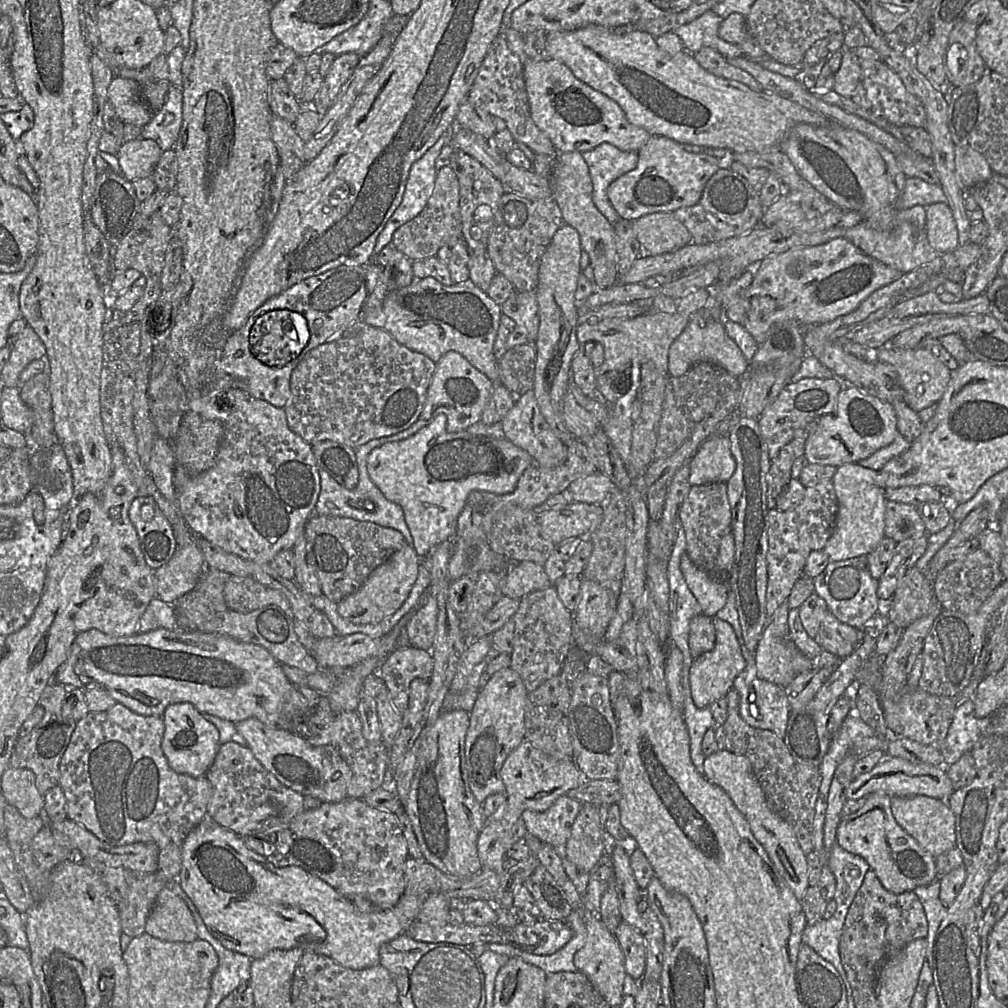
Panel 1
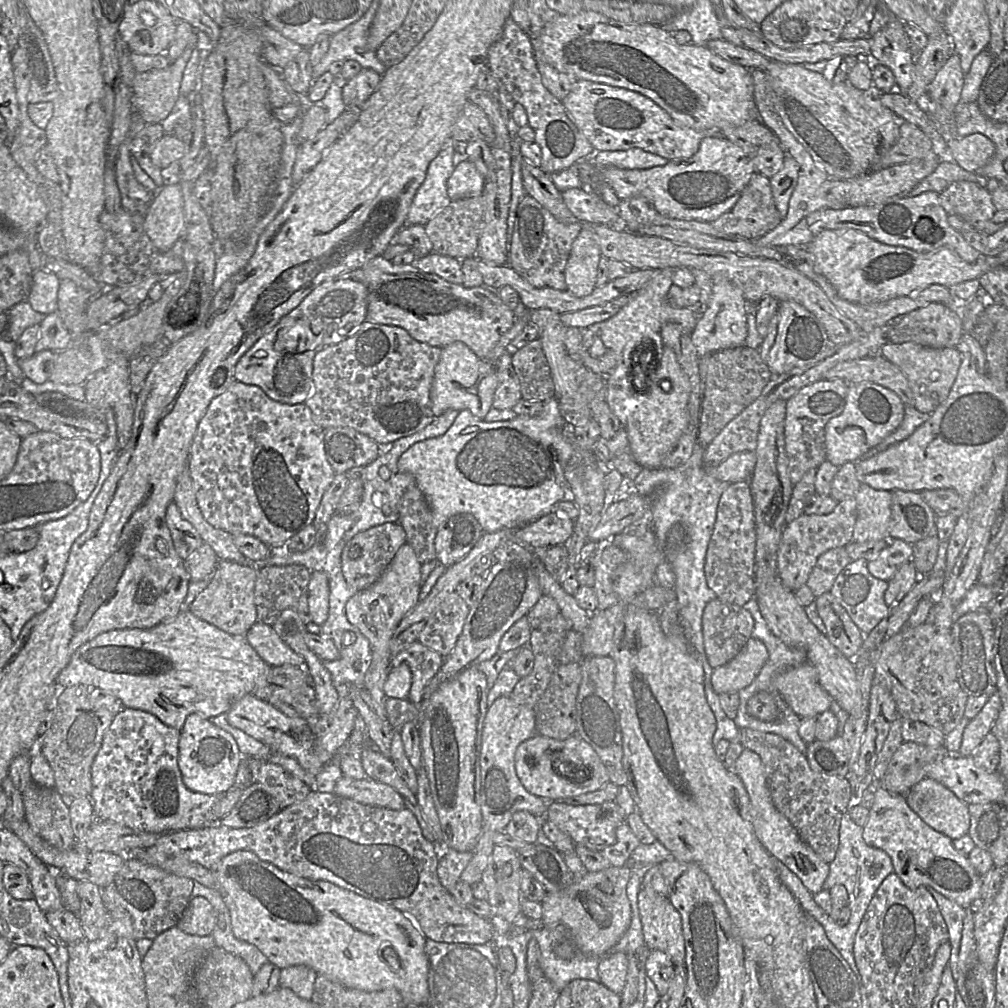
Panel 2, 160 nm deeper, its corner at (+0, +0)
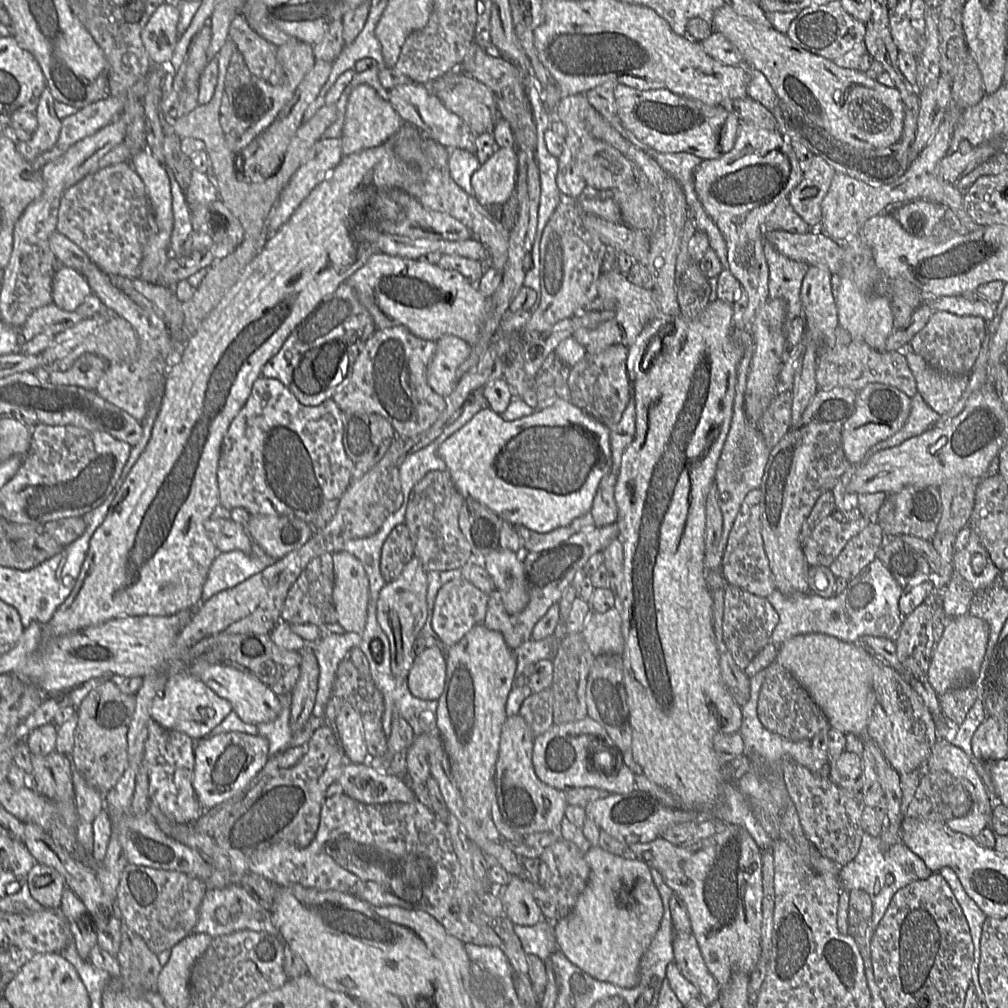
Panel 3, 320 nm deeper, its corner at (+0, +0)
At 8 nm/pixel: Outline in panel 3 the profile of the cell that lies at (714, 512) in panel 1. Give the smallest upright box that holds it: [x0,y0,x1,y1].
[721,490,776,598]

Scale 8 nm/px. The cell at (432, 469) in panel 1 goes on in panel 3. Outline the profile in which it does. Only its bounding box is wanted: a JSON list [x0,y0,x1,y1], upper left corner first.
[437,401,612,532]

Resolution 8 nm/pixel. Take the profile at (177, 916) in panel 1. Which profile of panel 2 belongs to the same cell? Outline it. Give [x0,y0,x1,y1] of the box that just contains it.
[176,897,217,936]

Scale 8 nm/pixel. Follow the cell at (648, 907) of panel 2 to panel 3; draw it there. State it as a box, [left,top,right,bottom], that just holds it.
[673,932,722,1006]

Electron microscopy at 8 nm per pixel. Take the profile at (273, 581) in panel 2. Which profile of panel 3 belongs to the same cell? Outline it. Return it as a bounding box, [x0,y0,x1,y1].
[281,553,337,629]

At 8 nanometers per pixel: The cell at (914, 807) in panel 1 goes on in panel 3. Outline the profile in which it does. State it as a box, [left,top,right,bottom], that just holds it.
[945,782,994,838]

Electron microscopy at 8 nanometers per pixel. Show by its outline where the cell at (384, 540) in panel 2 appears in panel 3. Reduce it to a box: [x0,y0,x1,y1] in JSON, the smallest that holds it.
[380,525,414,582]

